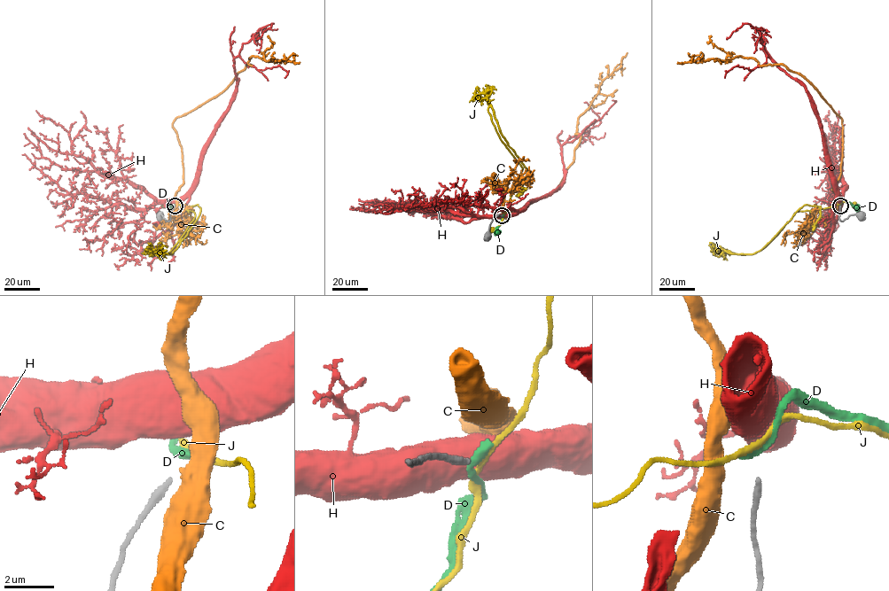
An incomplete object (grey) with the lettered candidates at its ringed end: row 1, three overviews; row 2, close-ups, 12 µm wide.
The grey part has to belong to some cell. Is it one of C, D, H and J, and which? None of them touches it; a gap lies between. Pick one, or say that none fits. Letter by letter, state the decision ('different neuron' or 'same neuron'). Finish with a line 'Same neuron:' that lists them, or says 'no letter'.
C: different neuron
D: different neuron
H: different neuron
J: different neuron
Same neuron: no letter

